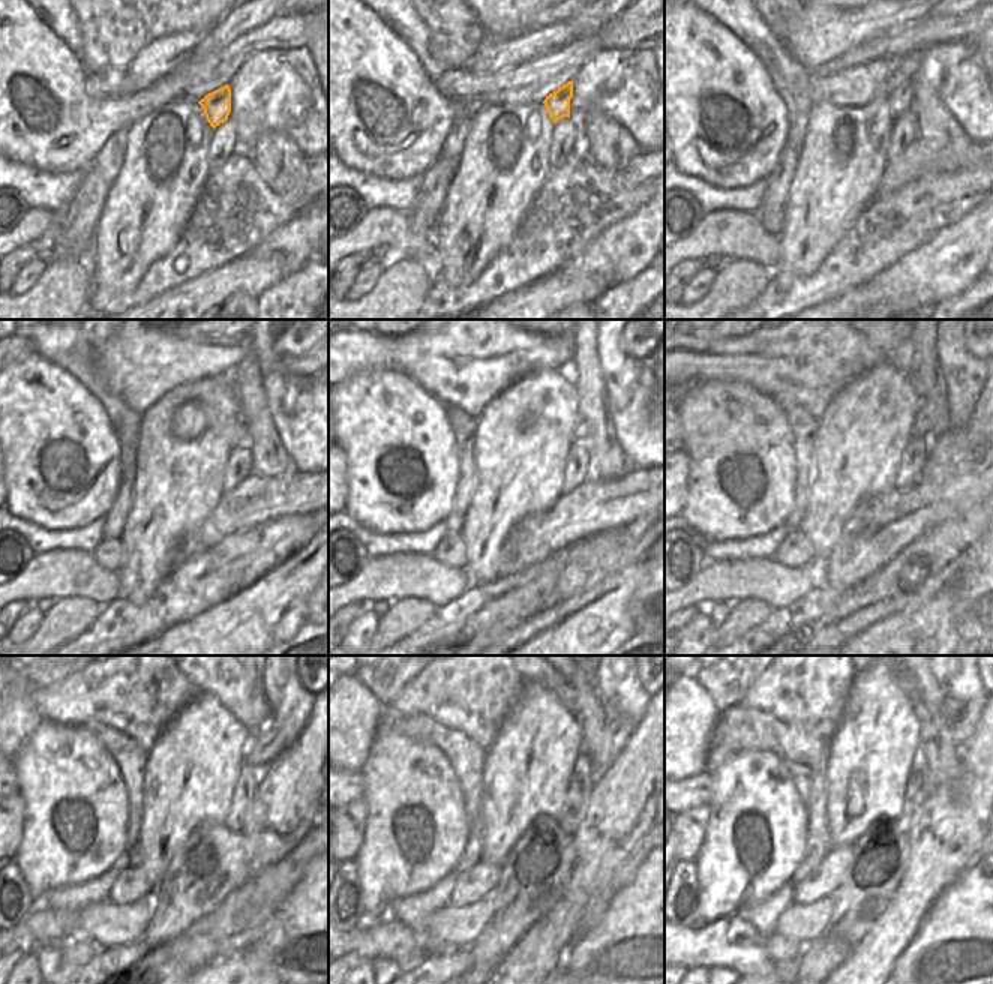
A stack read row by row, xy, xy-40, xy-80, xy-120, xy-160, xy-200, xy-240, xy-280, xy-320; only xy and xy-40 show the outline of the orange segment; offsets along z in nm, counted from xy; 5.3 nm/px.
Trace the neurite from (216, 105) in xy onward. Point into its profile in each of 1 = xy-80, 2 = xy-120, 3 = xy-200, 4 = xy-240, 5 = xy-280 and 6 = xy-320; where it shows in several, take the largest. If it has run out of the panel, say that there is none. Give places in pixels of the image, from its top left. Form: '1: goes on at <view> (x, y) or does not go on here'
1: goes on at xy-80 (900, 99)
2: goes on at xy-120 (239, 432)
3: goes on at xy-200 (926, 417)
4: goes on at xy-240 (269, 744)
5: goes on at xy-280 (621, 728)
6: goes on at xy-320 (960, 726)

